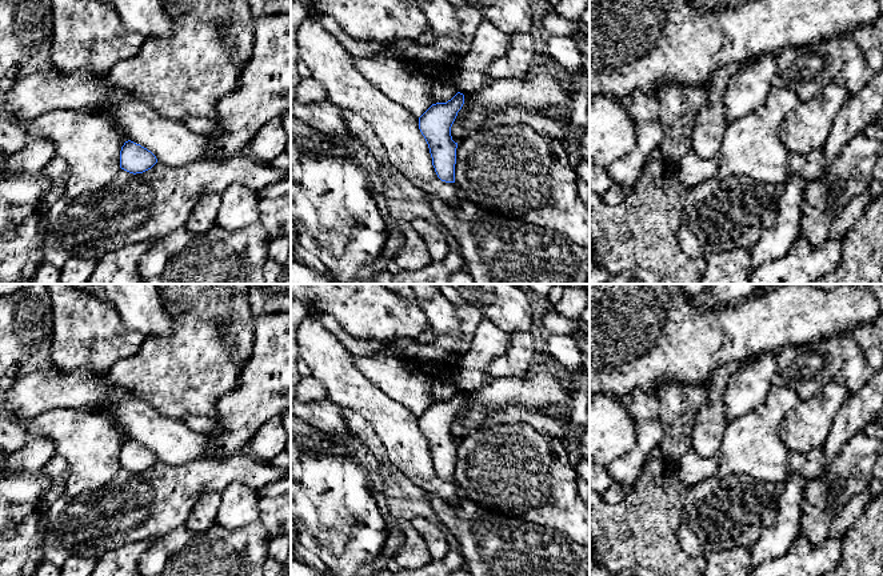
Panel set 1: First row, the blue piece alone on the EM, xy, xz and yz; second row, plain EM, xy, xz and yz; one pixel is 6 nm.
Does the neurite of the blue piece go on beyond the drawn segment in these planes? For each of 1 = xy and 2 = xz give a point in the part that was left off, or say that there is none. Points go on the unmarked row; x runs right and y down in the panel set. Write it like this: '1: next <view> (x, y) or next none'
1: next none
2: next none

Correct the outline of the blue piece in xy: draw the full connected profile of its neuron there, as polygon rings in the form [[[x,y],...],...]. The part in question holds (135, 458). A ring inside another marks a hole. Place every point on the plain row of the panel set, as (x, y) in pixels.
[[[131,439],[120,449],[120,467],[129,472],[143,472],[157,461],[156,455],[147,447]]]

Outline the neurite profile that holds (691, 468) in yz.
[[[690,449],[674,465],[674,472],[678,479],[687,487],[715,476],[719,468],[718,457],[702,457],[695,451]]]

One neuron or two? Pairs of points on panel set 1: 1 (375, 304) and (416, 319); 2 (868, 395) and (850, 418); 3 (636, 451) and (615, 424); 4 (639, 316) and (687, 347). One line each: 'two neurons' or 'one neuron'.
1: one neuron
2: one neuron
3: two neurons
4: one neuron

